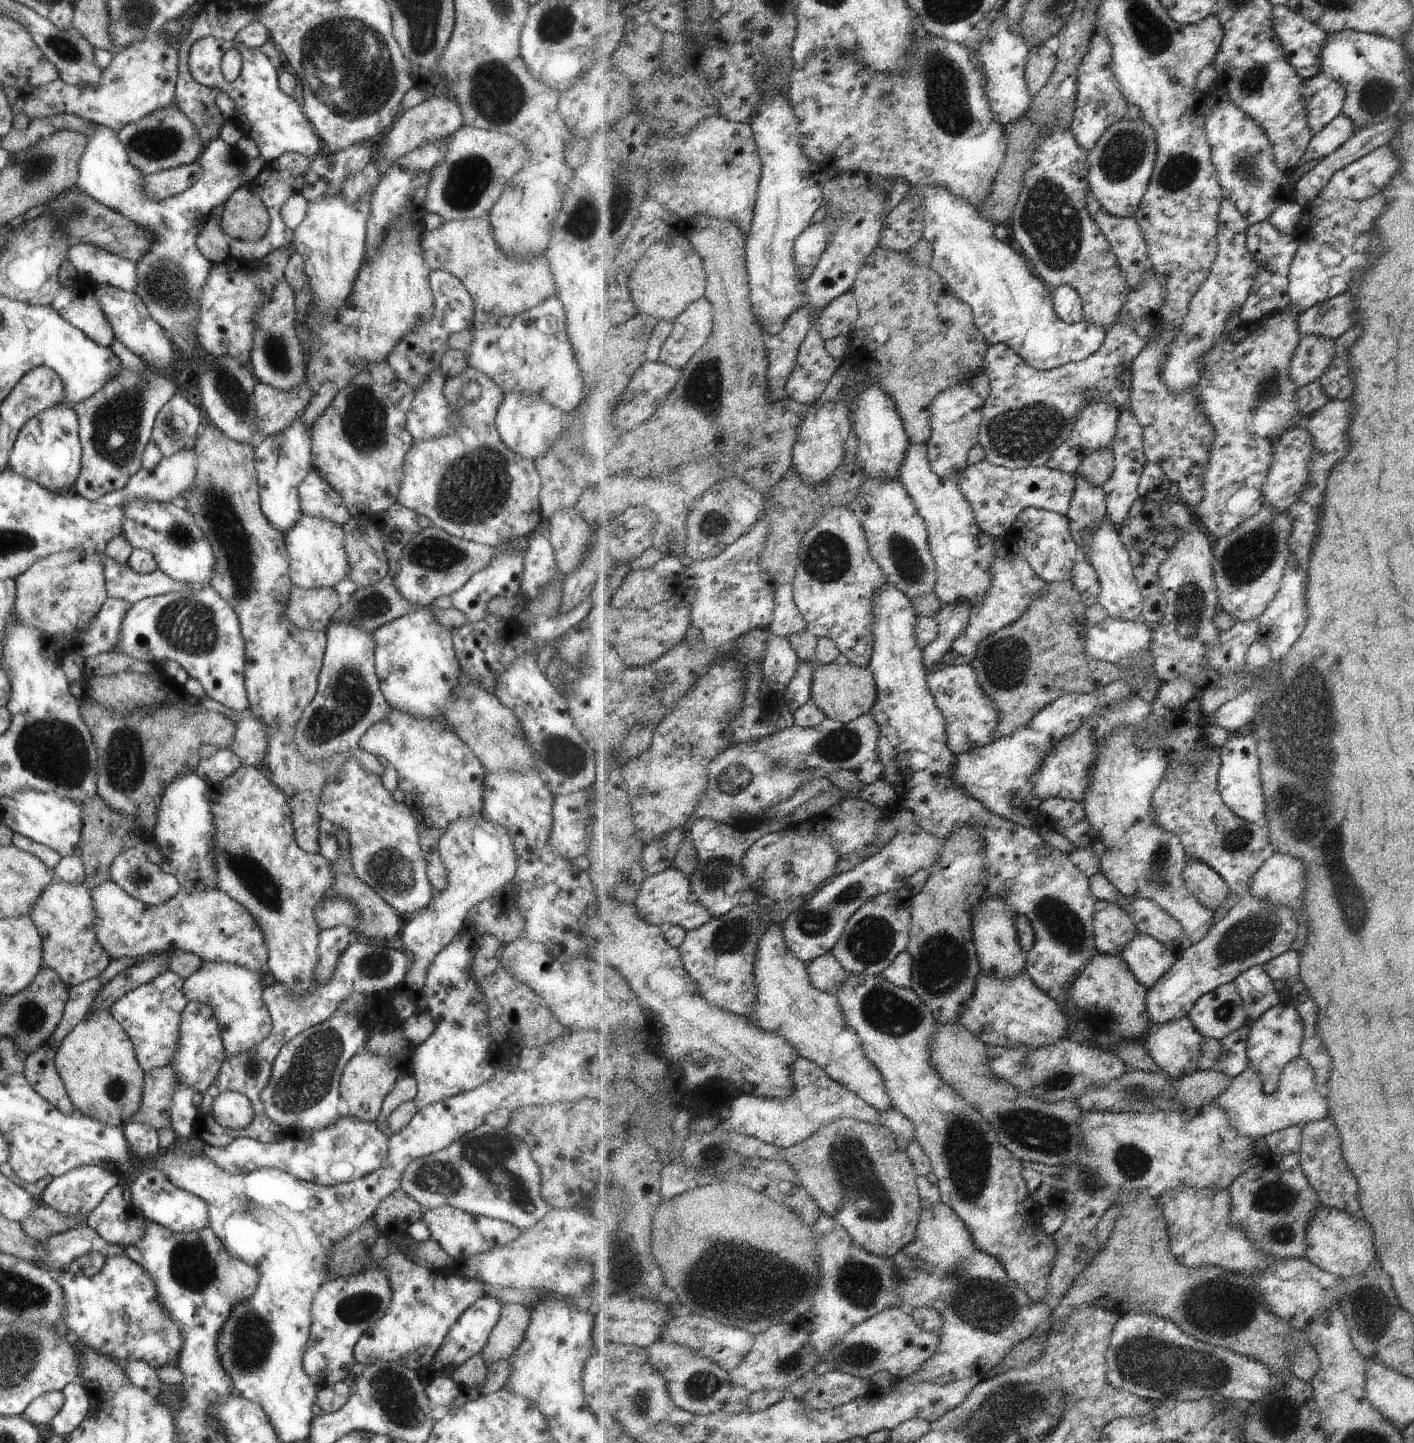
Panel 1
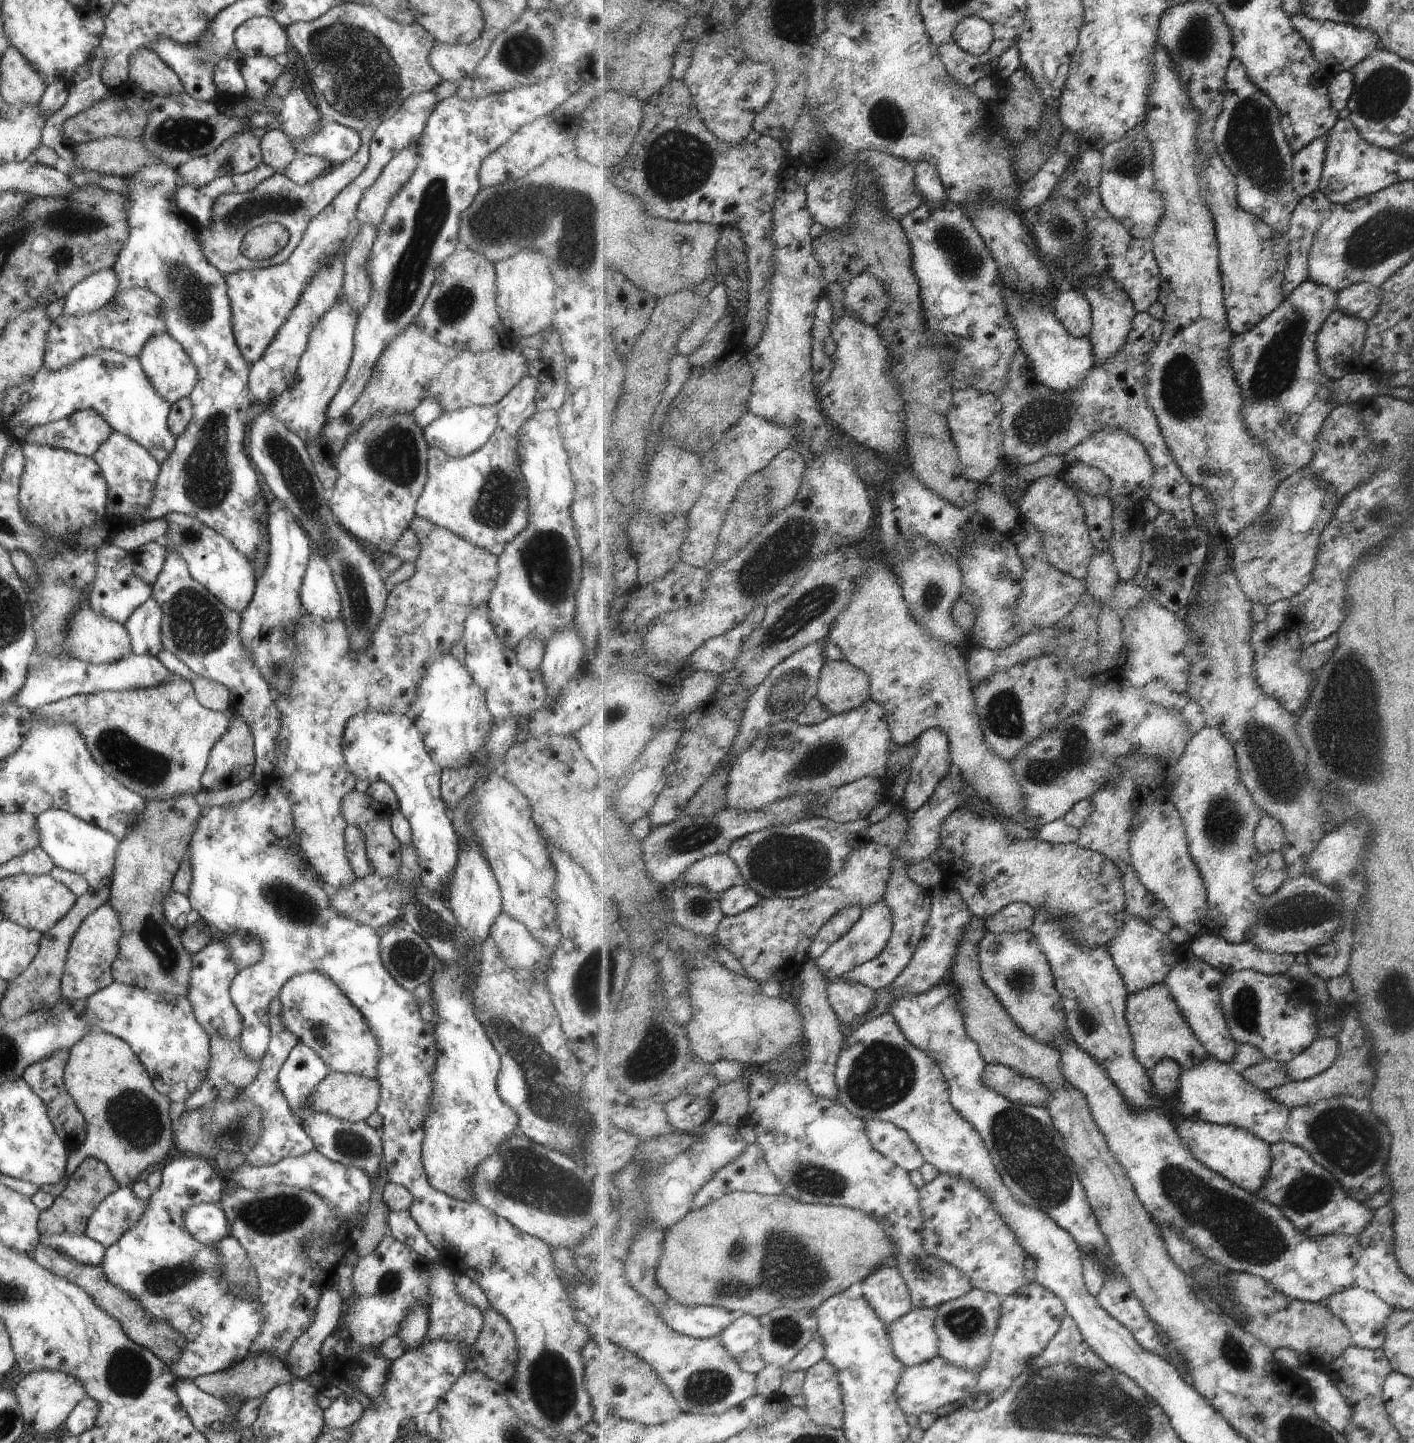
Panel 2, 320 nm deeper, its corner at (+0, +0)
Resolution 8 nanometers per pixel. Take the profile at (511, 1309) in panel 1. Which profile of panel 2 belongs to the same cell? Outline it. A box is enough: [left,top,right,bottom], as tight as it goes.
[469,1306,517,1385]

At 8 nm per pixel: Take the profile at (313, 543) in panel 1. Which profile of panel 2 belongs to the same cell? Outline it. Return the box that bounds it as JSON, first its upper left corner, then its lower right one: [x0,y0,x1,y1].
[300,547,341,622]

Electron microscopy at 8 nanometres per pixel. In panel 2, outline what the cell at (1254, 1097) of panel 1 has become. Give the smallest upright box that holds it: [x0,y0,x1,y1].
[1288,1037,1340,1081]

